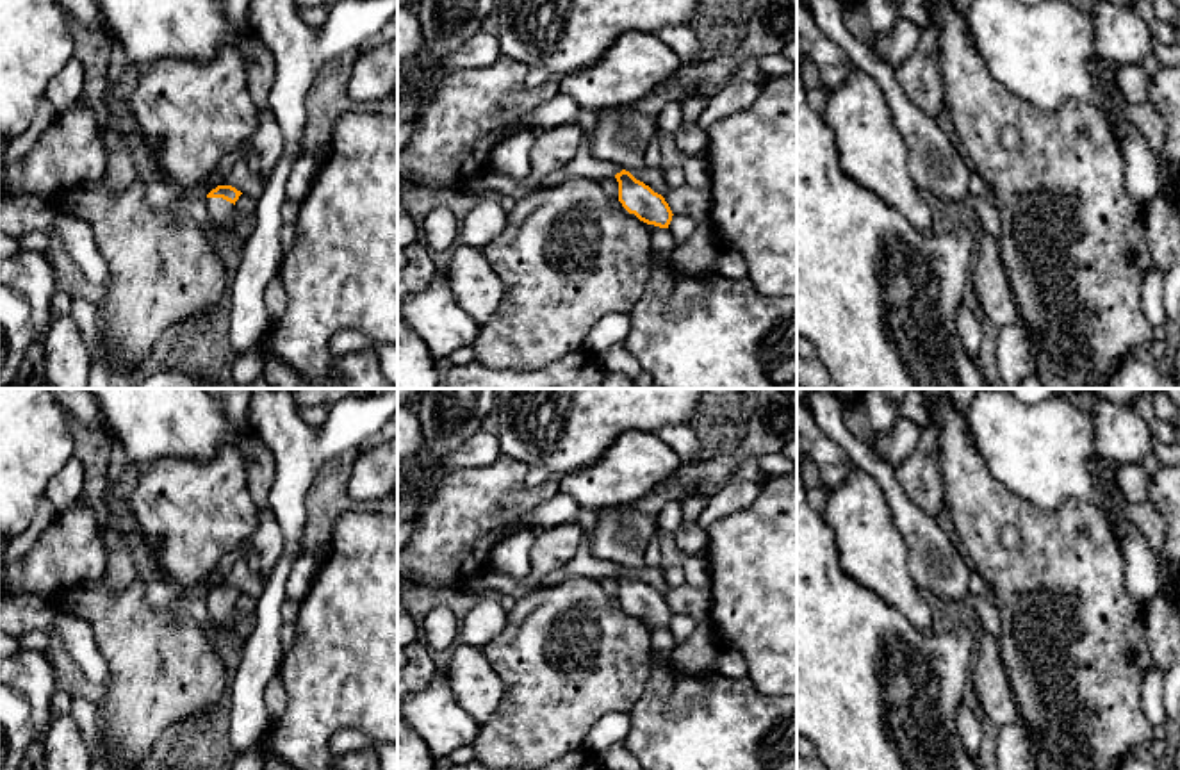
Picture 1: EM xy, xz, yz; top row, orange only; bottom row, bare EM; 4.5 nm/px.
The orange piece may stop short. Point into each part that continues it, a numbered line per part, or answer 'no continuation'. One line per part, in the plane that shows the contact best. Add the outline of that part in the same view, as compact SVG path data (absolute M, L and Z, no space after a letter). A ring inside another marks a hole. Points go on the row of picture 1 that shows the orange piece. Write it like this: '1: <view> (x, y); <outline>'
1: xy (221, 211); M205 198L209 214L212 217L214 226L219 232L232 230L234 225L234 203L223 198Z

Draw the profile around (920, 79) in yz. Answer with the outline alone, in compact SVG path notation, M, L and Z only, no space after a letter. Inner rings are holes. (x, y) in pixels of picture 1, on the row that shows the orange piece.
M929 20L920 30L916 53L895 68L904 96L932 118L946 107L946 89L939 70L939 29Z

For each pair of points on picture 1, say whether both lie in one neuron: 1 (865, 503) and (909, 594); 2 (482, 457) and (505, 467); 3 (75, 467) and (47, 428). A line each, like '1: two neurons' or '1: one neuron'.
1: one neuron
2: two neurons
3: two neurons

